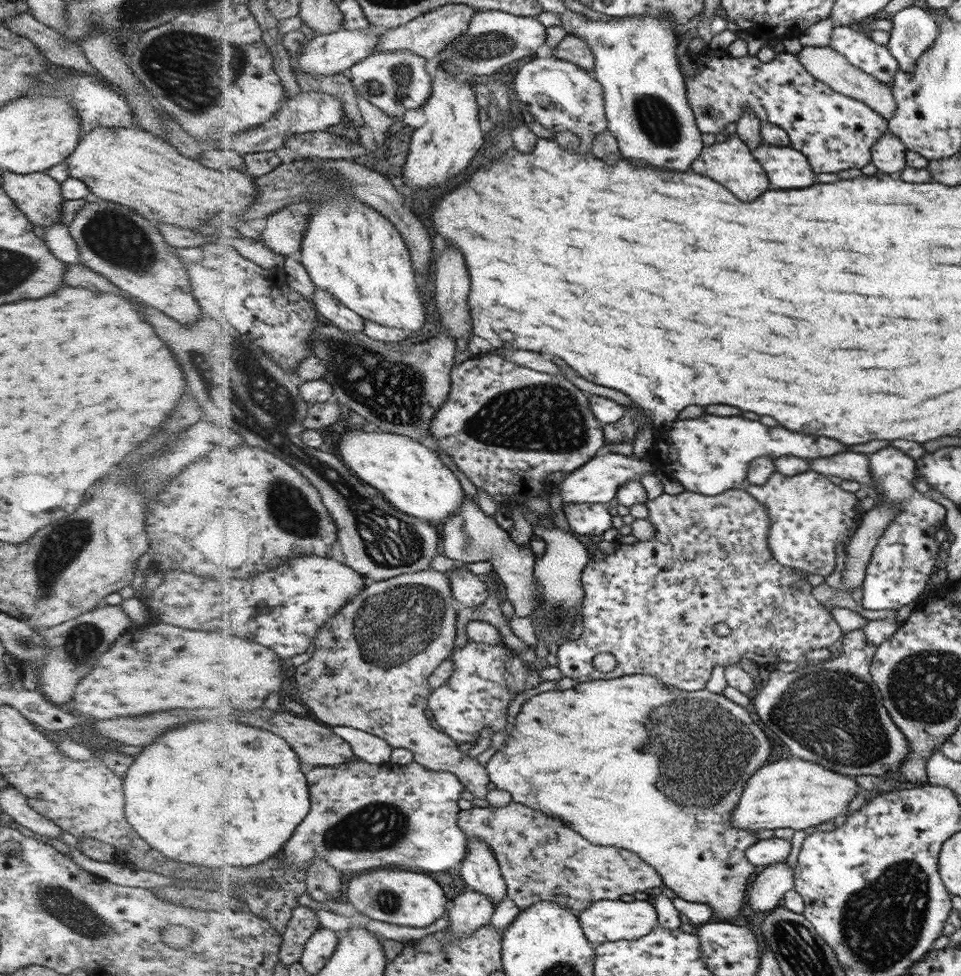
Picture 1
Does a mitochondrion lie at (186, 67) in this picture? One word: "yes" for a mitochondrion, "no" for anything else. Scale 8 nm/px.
yes

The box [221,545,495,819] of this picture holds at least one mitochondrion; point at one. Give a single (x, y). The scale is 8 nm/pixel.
(394, 628)

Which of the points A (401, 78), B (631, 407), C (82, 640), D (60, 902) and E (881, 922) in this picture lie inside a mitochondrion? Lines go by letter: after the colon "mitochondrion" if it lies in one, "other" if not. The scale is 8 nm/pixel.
A: mitochondrion
B: other
C: mitochondrion
D: mitochondrion
E: mitochondrion

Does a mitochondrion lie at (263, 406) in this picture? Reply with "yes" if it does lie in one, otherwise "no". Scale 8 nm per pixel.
yes

